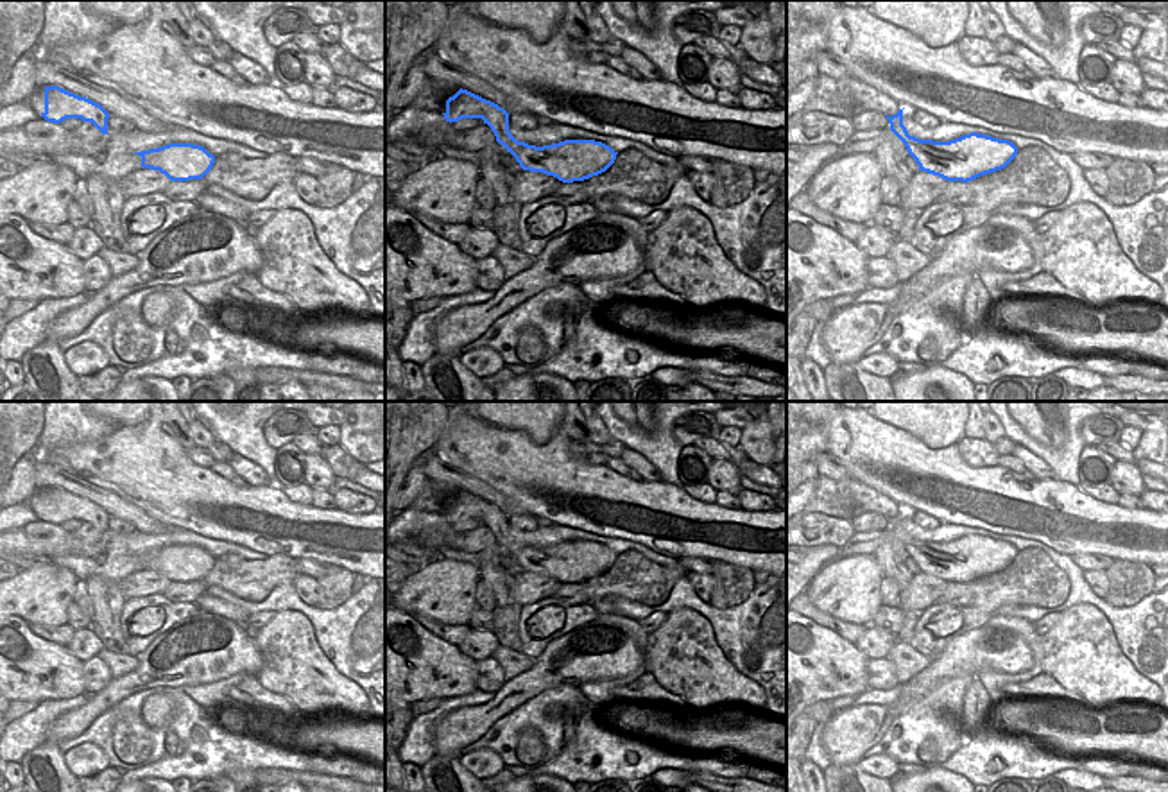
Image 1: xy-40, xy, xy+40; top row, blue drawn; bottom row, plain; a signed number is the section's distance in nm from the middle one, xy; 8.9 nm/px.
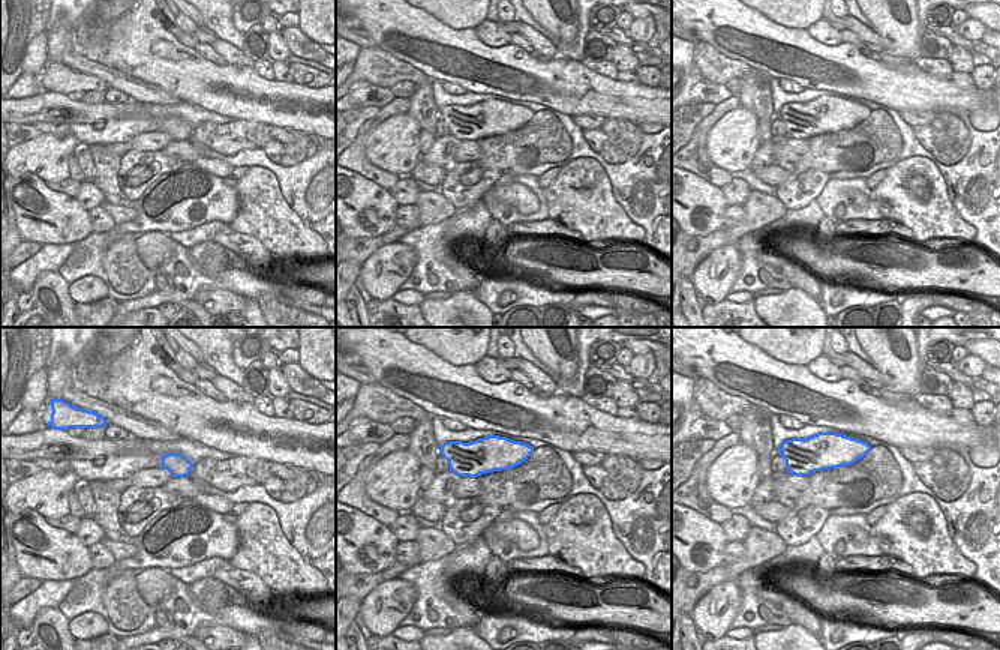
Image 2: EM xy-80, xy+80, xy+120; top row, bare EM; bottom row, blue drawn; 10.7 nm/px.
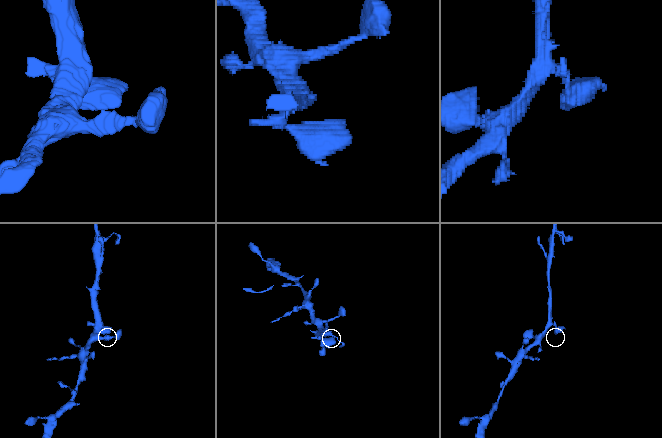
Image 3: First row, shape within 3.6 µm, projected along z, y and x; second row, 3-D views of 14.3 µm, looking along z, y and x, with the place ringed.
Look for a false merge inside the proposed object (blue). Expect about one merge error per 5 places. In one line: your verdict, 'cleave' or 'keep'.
keep

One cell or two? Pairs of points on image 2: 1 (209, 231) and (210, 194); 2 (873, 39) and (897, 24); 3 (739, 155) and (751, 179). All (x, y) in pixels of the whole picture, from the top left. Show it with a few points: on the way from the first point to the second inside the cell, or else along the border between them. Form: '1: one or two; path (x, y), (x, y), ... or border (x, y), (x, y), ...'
1: two; border (228, 222), (207, 221), (174, 231)
2: two; border (873, 30), (886, 51)
3: two; border (750, 167), (732, 174)

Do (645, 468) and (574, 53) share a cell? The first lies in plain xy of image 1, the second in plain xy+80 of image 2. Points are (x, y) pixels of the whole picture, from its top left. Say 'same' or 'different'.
different

